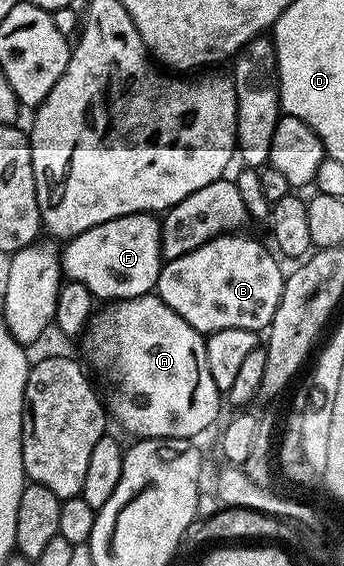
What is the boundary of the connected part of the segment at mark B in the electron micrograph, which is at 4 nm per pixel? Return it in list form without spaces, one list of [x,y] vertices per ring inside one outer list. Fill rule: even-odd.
[[[226,233],[210,239],[202,243],[202,247],[167,262],[160,272],[155,292],[164,300],[166,307],[182,315],[182,319],[186,319],[186,323],[200,333],[207,335],[214,331],[226,331],[230,327],[264,331],[274,319],[274,311],[278,311],[284,290],[285,270],[280,270],[276,262],[277,254],[271,248],[268,250],[262,242],[244,236]]]

